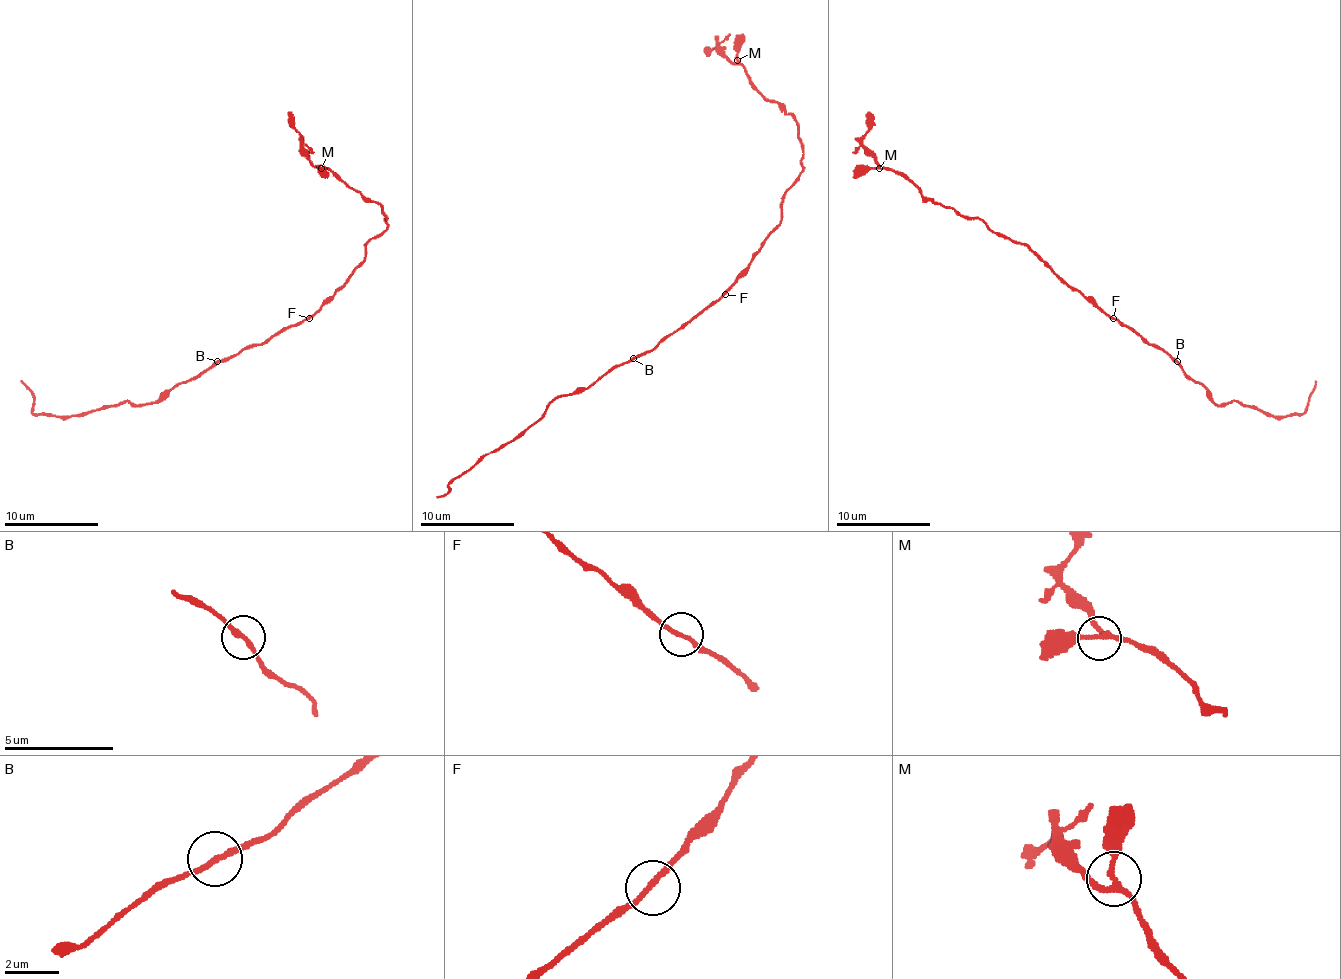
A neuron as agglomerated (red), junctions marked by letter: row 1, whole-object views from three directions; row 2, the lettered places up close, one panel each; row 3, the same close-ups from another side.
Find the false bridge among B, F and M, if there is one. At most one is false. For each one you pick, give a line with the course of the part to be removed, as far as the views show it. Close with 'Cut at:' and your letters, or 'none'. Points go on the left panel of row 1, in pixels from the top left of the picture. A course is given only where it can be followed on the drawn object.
Cut at: none

